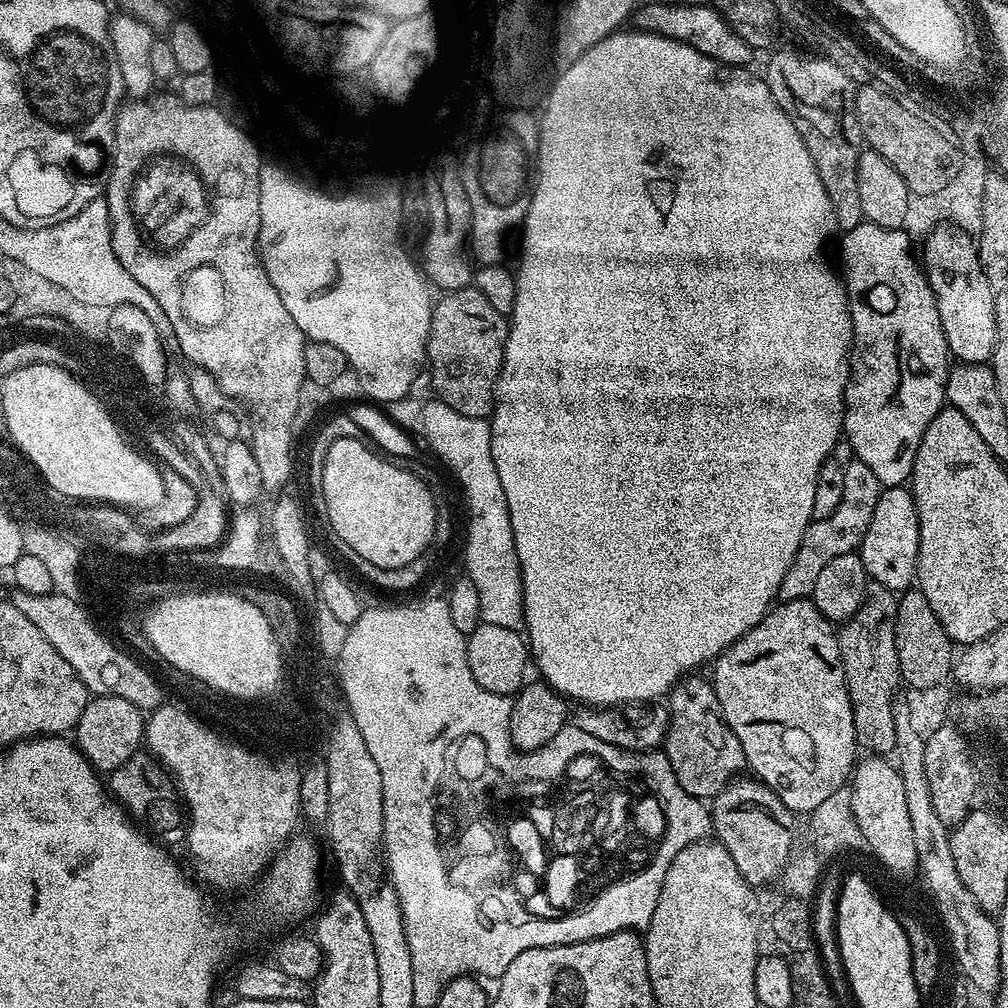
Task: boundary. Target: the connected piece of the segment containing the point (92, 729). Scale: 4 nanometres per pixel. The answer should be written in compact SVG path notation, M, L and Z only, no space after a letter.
M92 696L74 729L76 747L100 774L111 774L121 768L135 752L141 751L145 740L145 713L134 702L126 702L126 698Z

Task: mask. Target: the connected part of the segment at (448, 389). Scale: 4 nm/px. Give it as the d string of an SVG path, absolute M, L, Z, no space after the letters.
M474 286L449 292L435 301L430 318L430 334L428 335L428 354L426 368L432 371L432 384L436 387L435 395L446 406L458 410L458 414L466 414L466 418L488 420L496 409L496 384L500 380L500 371L504 361L504 351L508 341L509 321Z

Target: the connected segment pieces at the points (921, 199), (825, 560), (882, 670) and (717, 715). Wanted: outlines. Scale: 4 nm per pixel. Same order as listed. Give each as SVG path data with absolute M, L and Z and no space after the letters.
M980 158L961 163L958 174L954 174L954 182L949 182L938 194L911 194L906 202L906 218L904 231L912 238L929 236L934 229L941 226L961 228L969 234L979 233L982 226L982 202L985 193L986 171L985 161Z
M854 458L843 469L842 502L838 502L838 510L834 510L830 518L813 519L809 524L802 546L798 548L792 566L782 580L779 595L781 601L809 599L814 585L822 575L822 569L834 562L834 558L842 558L842 554L856 552L870 527L870 518L874 518L874 506L878 506L882 486L878 478L874 478L874 473L870 471L870 466L866 466L866 462Z
M869 583L862 606L838 628L838 650L842 654L844 677L852 703L856 743L868 754L896 751L892 705L898 696L896 687L902 684L896 649L897 614L897 593L881 584Z
M692 674L672 689L666 700L670 717L668 737L662 751L670 758L670 766L686 794L708 802L745 771L742 742L724 721L718 694L700 674Z

